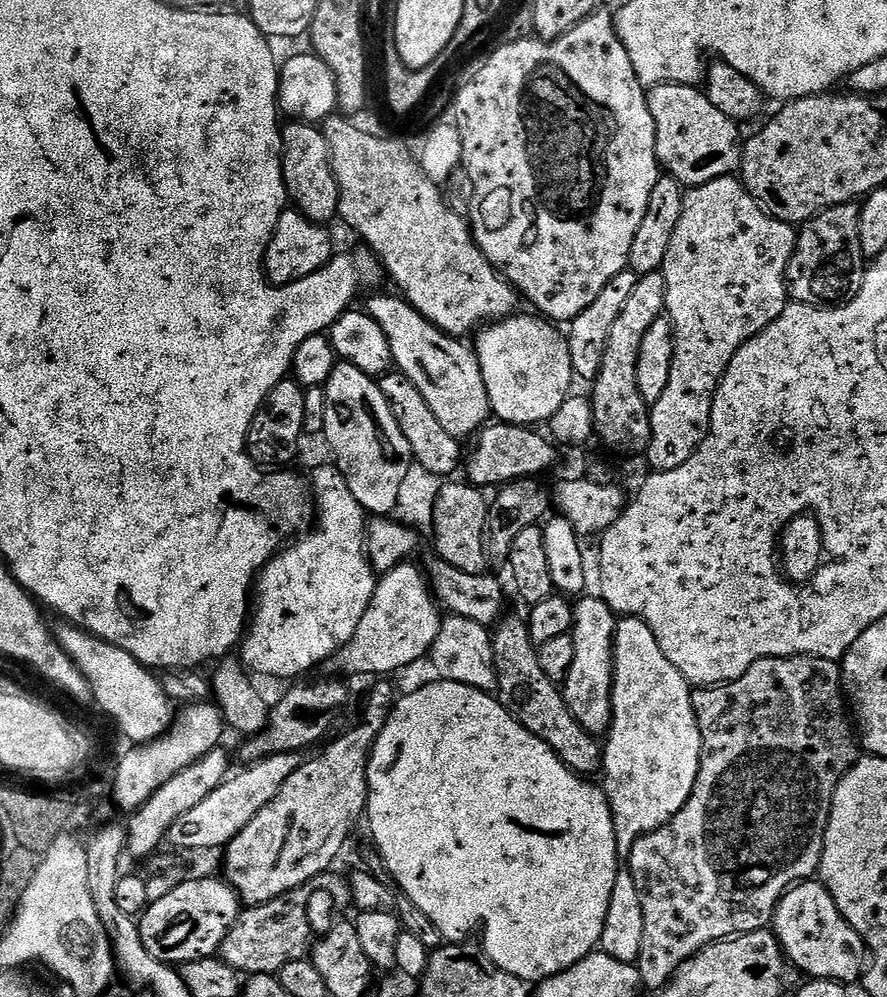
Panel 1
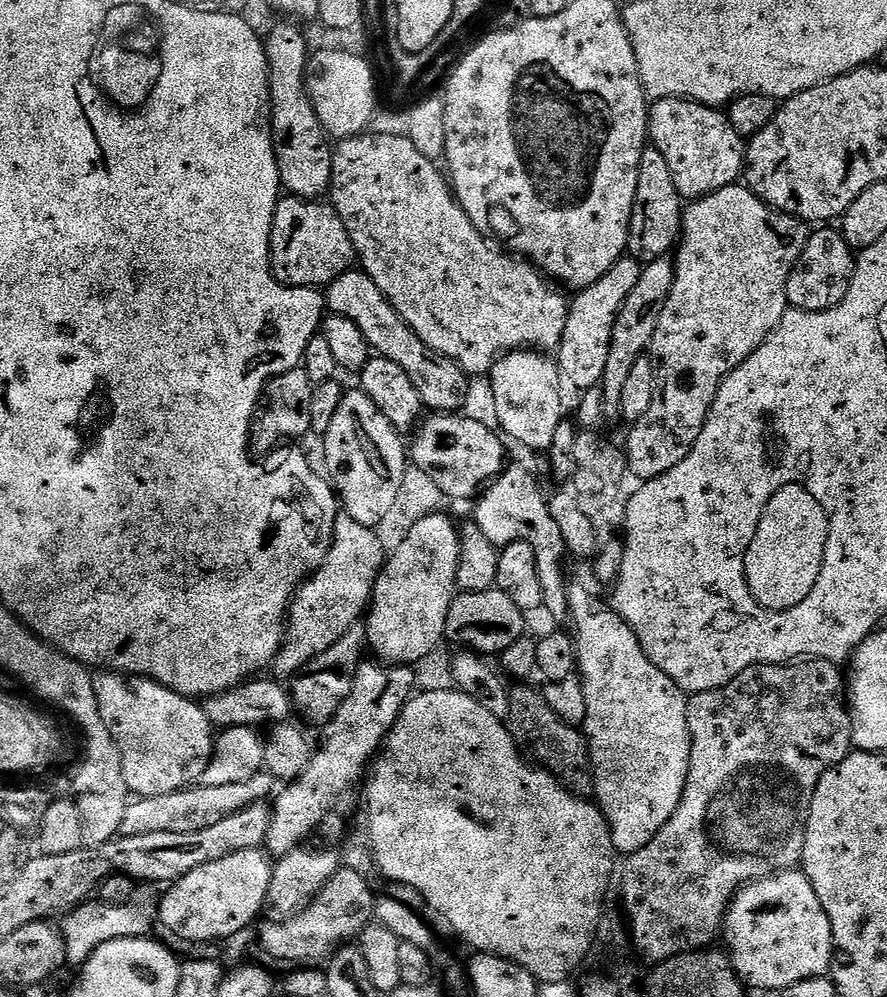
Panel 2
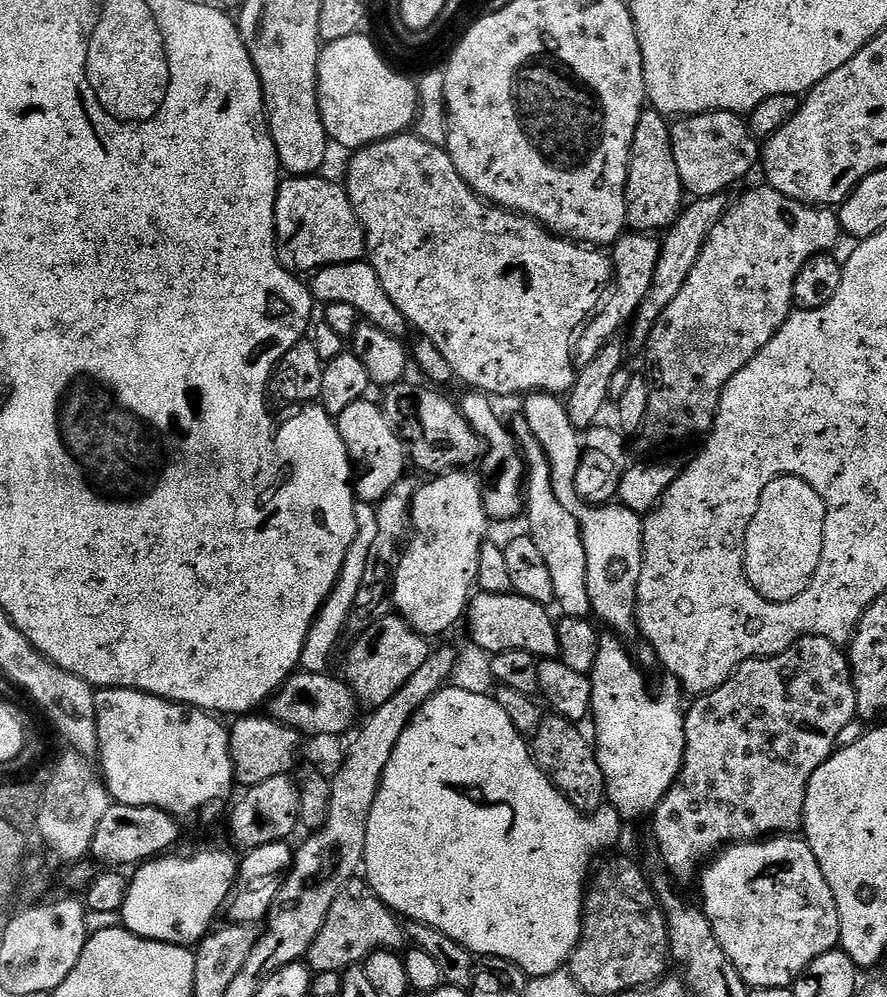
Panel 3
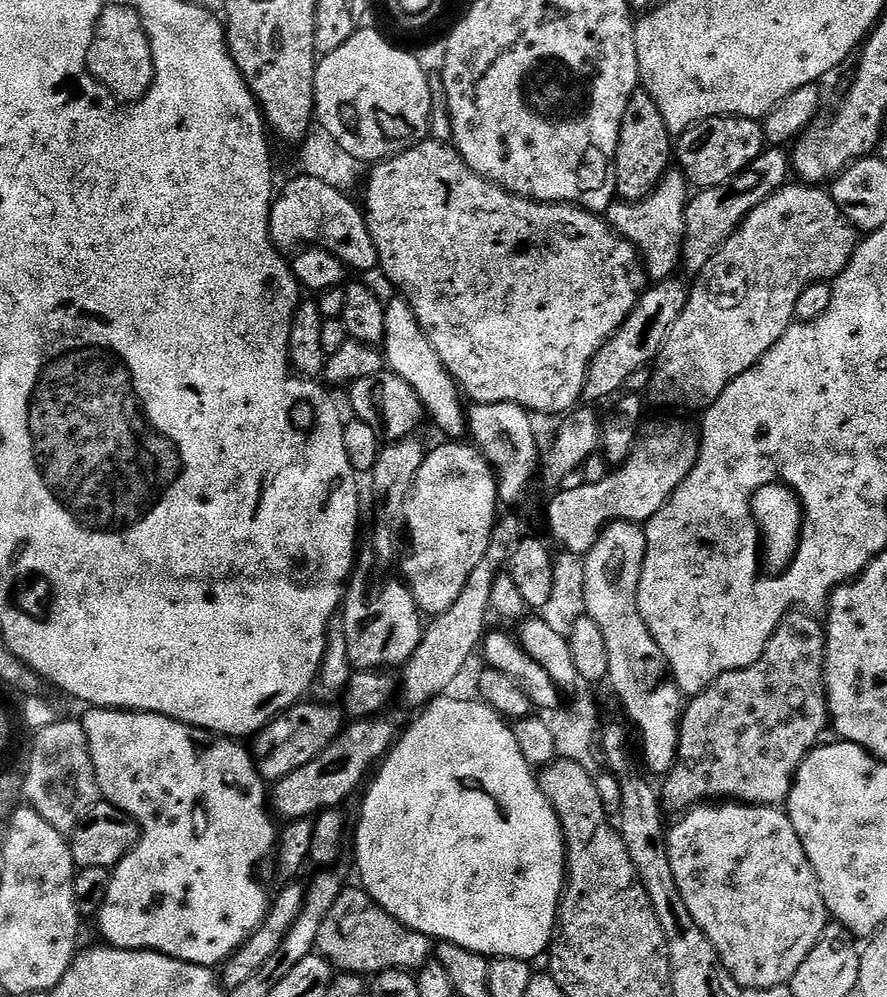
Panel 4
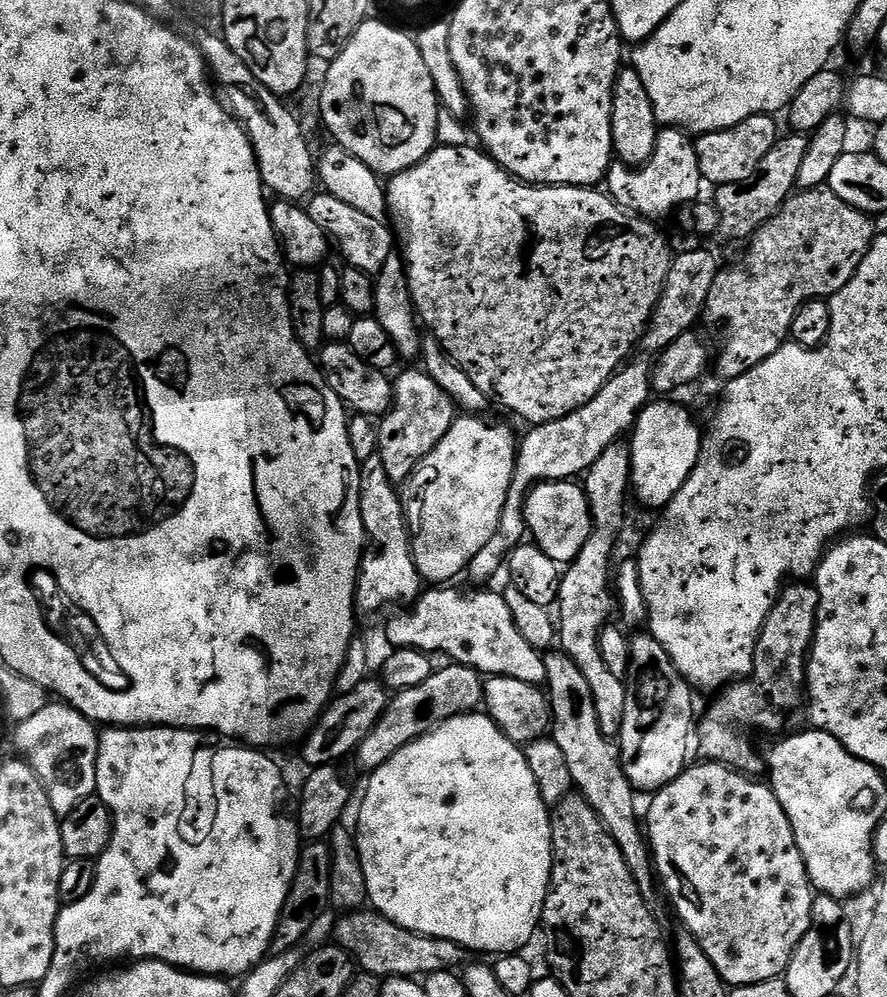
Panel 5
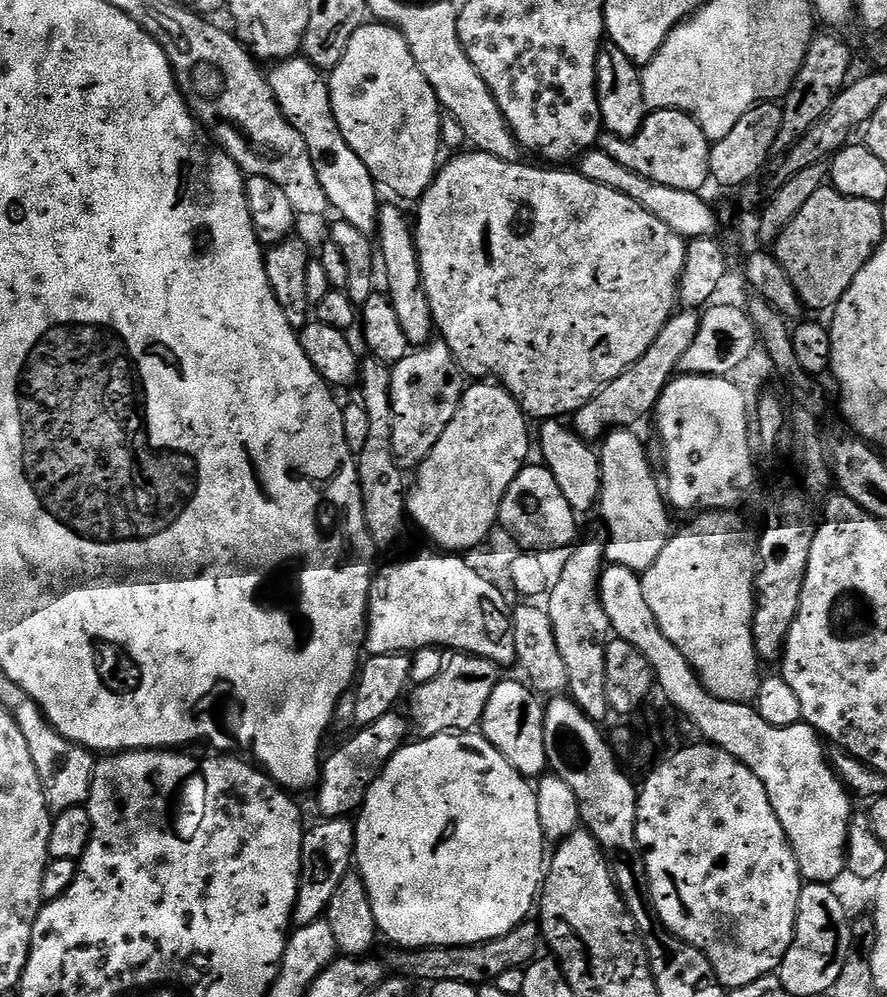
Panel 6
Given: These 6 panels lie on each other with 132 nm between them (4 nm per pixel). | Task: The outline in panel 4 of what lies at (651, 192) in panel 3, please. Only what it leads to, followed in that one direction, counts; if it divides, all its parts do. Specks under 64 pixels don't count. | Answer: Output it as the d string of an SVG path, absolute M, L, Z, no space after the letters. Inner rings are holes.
M637 90L630 98L630 106L626 106L626 114L622 114L622 130L618 134L614 165L617 197L629 204L646 198L670 171L673 160L674 136L668 131L662 110L658 110L654 98L650 98L648 92Z

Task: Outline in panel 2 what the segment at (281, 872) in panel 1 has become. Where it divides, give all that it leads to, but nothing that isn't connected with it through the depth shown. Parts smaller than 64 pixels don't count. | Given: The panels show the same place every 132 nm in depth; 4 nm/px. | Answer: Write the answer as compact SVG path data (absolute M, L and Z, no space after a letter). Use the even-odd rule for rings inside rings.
M376 658L365 659L350 694L346 694L346 702L342 702L342 706L338 706L338 714L323 725L321 748L319 744L306 770L302 770L298 779L281 787L284 789L280 797L278 792L276 804L271 805L272 821L266 848L273 857L289 856L296 848L307 845L312 832L318 831L324 823L332 824L351 810L356 787L359 784L361 787L370 765L384 746L384 739L416 691L415 667L389 664Z

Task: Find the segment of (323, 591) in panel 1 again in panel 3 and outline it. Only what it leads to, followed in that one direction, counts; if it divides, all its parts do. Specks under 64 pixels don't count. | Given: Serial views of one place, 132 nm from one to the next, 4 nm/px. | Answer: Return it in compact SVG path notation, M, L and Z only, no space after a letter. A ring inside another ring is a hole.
M363 502L356 505L356 537L346 554L346 562L340 571L338 582L328 596L328 601L320 608L316 620L312 624L310 634L306 638L306 646L302 650L300 668L305 672L329 671L328 663L332 660L332 651L340 644L340 635L345 635L348 619L354 606L354 598L358 598L358 586L362 586L362 574L366 574L366 558L370 558L370 546L374 546L374 537L378 534L378 518L373 505Z

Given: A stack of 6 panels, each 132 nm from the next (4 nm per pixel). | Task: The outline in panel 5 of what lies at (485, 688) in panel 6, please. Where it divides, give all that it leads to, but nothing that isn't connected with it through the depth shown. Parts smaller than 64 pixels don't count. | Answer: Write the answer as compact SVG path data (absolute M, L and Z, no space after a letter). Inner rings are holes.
M448 662L445 665L445 668L437 667L433 670L430 676L424 682L419 683L418 686L397 691L389 699L388 705L384 707L382 718L378 718L374 730L370 730L370 734L366 734L366 738L362 738L362 742L356 747L354 753L354 760L357 760L365 768L365 773L375 772L383 764L390 762L390 758L394 758L394 754L398 754L398 750L402 750L410 742L422 738L427 732L433 732L439 724L445 724L455 716L466 716L481 707L485 683L481 673L474 668L469 668L466 664Z

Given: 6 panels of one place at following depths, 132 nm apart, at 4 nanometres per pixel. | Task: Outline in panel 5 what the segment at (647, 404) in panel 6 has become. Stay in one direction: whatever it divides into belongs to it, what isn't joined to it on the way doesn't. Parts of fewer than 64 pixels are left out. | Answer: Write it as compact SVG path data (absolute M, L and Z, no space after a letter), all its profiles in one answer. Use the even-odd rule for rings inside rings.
M628 362L610 377L578 410L566 414L566 418L558 418L554 422L537 424L529 427L524 440L519 441L516 453L516 469L512 475L512 485L506 498L506 506L502 506L502 514L498 522L498 530L478 554L468 564L467 579L473 580L473 585L480 586L483 580L488 580L496 571L505 567L508 556L525 543L526 525L524 522L524 499L528 491L536 484L544 484L547 480L572 480L583 477L594 462L598 462L602 450L615 440L627 437L636 424L638 414L650 402L653 395L652 369L647 363L632 364Z

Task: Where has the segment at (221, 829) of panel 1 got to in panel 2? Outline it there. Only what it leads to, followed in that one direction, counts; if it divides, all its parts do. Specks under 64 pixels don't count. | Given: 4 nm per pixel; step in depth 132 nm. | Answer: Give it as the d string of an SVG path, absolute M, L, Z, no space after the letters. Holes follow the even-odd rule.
M267 772L254 774L246 782L237 782L231 786L189 786L182 792L166 796L150 796L129 803L126 818L120 827L125 837L154 835L194 834L218 826L224 818L238 814L251 804L267 801L273 795L274 781Z

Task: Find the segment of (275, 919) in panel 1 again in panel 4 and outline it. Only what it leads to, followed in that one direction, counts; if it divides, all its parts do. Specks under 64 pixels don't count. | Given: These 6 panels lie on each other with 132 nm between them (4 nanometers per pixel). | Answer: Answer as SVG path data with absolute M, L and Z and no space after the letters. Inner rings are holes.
M345 887L340 897L330 906L330 914L318 930L315 951L326 957L333 969L342 972L357 972L362 977L391 968L418 970L427 960L433 959L434 941L431 936L418 930L409 930L405 924L398 922L363 887Z

